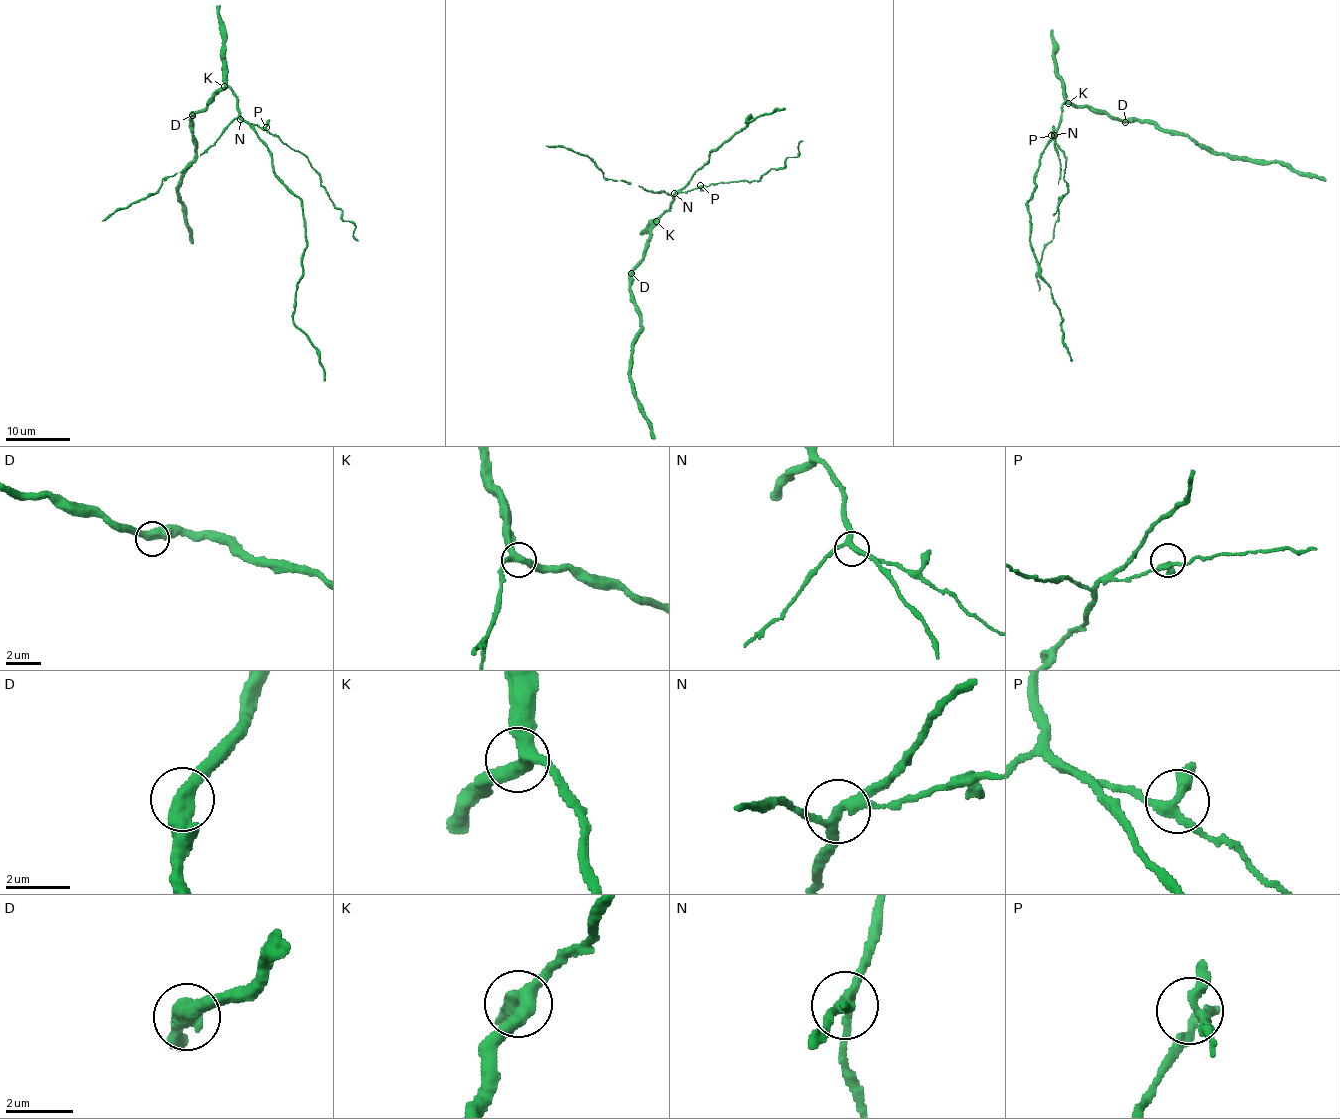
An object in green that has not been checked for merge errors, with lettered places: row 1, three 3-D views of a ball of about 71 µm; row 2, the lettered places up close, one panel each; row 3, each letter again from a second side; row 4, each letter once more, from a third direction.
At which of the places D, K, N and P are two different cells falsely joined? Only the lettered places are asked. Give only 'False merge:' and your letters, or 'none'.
False merge: none

